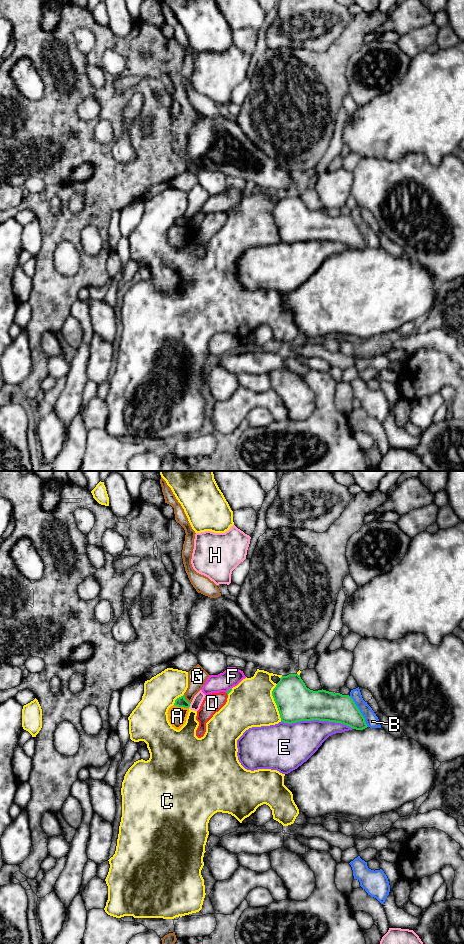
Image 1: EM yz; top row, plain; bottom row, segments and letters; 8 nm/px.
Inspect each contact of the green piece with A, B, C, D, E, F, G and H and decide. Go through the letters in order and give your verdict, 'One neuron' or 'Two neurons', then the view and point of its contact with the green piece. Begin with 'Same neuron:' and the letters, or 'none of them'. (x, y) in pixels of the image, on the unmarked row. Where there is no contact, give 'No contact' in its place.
Same neuron: none of them
A: Two neurons. Touches green at yz (181, 226)
B: Two neurons. Touches green at yz (359, 231)
C: Two neurons. Touches green at yz (275, 222)
D: Two neurons. Touches green at yz (227, 214)
E: Two neurons. Touches green at yz (317, 239)
F: Two neurons. Touches green at yz (229, 209)
G: Two neurons. Touches green at yz (185, 219)
H: Two neurons. Touches green at yz (189, 225)

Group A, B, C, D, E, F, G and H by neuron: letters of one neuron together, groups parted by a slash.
A D / B / C / E / F / G / H

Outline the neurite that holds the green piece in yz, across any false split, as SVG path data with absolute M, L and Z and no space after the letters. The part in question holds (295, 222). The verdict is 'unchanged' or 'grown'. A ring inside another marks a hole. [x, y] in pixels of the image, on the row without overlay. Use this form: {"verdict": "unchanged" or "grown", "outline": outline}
{"verdict": "unchanged", "outline": "M298 194L282 196L272 211L281 241L292 244L300 241L329 241L347 245L356 250L367 248L365 238L349 215L333 213L326 210L313 211L306 207Z"}

